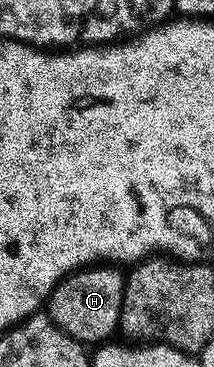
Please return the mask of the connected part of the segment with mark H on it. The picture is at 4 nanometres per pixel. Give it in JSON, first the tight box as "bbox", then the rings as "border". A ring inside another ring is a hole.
{"bbox":[46,268,125,344],"border":[[[85,268],[77,270],[74,274],[61,277],[60,281],[52,287],[52,294],[46,303],[46,313],[66,336],[70,336],[76,342],[85,344],[104,344],[116,330],[116,325],[121,325],[124,304],[125,275],[119,274],[116,268]]]}

